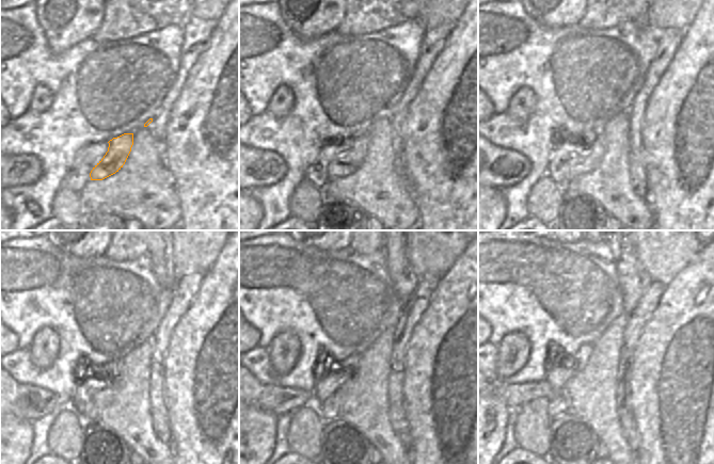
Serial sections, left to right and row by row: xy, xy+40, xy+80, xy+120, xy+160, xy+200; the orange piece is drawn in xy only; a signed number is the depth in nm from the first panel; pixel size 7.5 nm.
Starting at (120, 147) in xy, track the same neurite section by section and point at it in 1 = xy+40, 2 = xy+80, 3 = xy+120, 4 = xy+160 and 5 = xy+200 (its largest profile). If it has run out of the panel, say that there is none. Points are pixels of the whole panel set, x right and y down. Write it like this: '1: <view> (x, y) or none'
1: xy+40 (346, 163)
2: xy+80 (583, 163)
3: xy+120 (99, 400)
4: xy+160 (328, 410)
5: xy+200 (557, 404)

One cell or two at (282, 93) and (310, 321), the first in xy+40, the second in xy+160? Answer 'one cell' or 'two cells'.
two cells

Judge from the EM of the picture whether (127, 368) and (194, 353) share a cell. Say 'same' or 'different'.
different

